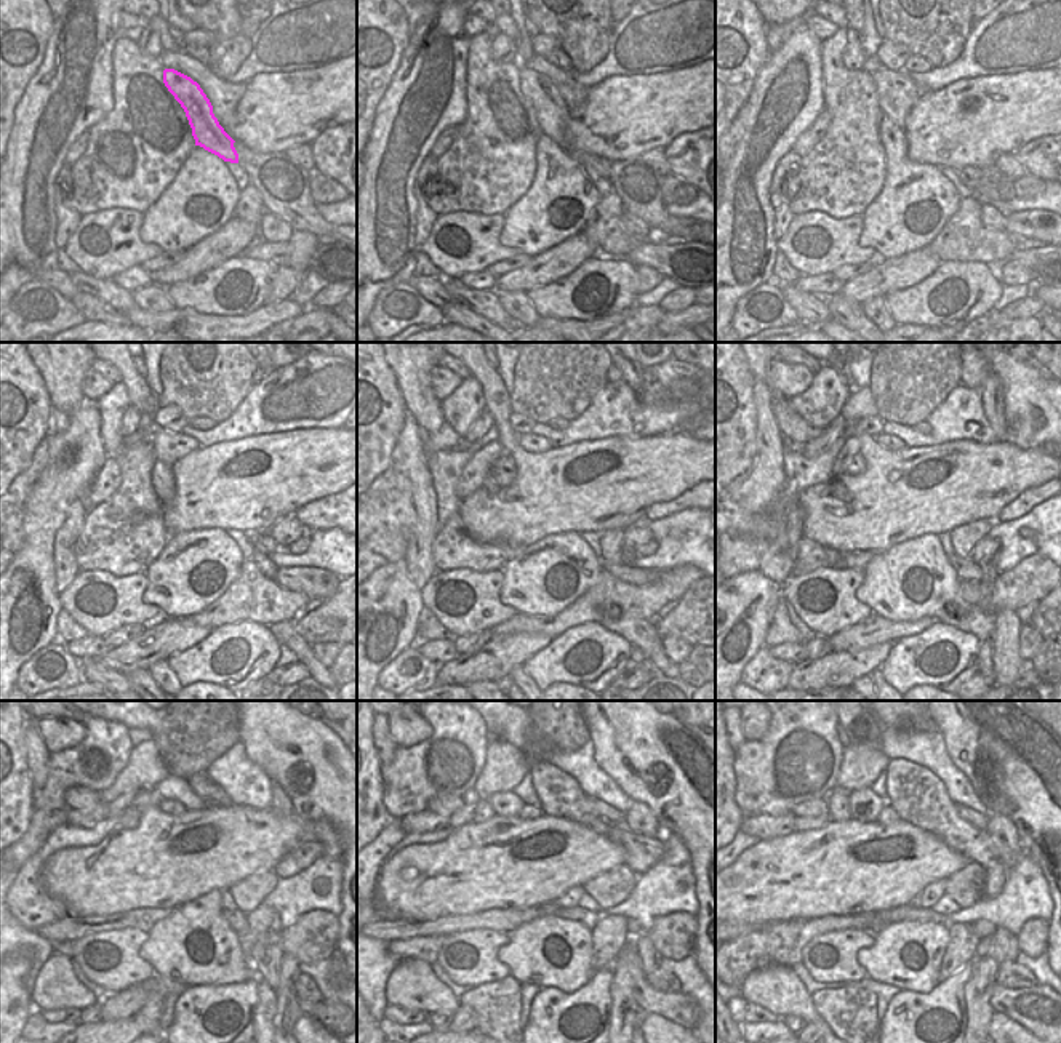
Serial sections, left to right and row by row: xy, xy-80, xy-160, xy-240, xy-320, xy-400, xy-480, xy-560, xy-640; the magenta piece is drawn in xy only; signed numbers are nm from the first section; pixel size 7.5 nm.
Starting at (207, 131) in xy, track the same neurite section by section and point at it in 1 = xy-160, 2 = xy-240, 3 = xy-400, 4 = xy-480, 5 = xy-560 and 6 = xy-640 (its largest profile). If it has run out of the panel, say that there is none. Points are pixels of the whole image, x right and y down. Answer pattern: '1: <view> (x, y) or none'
1: xy-160 (896, 93)
2: xy-240 (168, 447)
3: xy-400 (988, 570)
4: xy-480 (266, 957)
5: xy-560 (679, 1008)
6: xy-640 (1039, 1008)

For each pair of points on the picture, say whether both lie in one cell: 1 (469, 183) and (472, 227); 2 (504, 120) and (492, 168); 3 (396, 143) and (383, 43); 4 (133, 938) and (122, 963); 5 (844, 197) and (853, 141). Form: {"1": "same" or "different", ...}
{"1": "different", "2": "same", "3": "different", "4": "same", "5": "same"}

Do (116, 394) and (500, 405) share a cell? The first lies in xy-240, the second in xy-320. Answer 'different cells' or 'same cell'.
different cells

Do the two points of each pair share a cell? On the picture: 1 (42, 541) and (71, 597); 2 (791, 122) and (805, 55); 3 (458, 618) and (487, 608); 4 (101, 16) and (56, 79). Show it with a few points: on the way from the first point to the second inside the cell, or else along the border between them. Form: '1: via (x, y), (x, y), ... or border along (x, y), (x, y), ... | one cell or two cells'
1: border along (58, 594), (63, 608) | two cells
2: via (791, 103), (794, 66) | one cell
3: via (464, 615), (472, 608), (480, 608) | one cell
4: via (87, 32), (63, 63) | one cell

